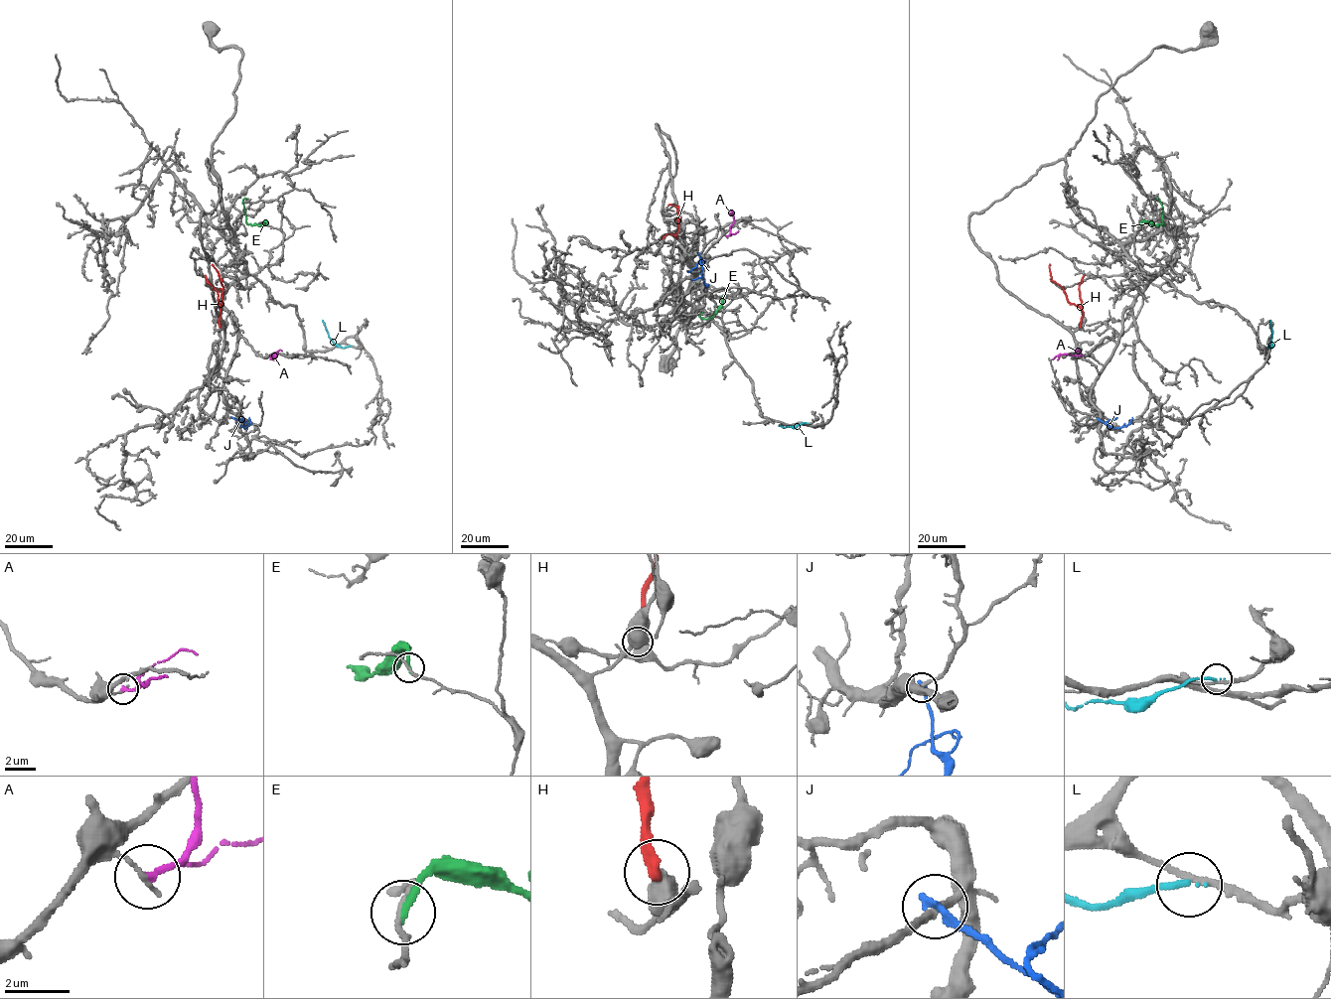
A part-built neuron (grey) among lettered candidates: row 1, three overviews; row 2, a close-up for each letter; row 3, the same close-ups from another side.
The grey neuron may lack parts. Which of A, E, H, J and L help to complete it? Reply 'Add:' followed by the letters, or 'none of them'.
Add: none of them

